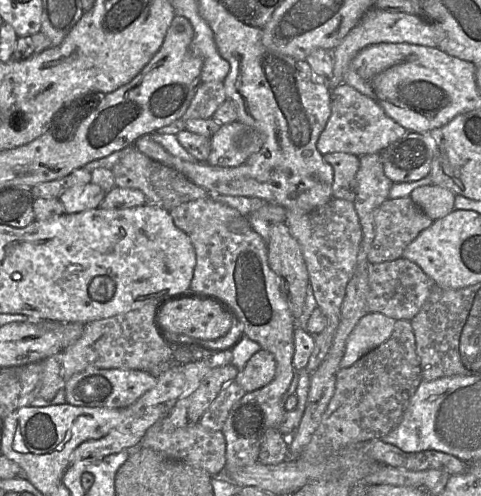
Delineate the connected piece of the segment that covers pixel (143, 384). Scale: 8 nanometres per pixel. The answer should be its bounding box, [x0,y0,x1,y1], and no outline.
[66,368,157,408]

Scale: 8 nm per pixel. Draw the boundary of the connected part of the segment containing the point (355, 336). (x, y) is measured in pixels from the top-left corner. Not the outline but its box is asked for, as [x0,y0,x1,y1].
[339,312,396,368]

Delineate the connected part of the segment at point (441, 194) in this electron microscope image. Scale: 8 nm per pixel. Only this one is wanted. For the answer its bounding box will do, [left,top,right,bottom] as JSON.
[409,183,455,220]

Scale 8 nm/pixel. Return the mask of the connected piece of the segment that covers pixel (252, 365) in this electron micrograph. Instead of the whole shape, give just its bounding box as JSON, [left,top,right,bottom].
[235,349,276,392]

